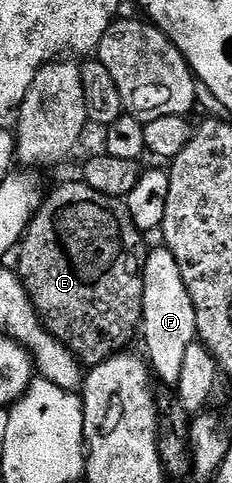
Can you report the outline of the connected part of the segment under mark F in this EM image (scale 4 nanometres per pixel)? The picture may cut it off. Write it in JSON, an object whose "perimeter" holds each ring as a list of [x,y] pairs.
{"perimeter":[[[164,248],[150,249],[145,260],[141,324],[143,338],[145,334],[144,353],[156,381],[158,378],[163,385],[175,388],[183,372],[183,358],[187,348],[192,346],[197,338],[197,325],[195,308],[191,304],[187,286],[183,284],[177,261],[172,252]]]}

